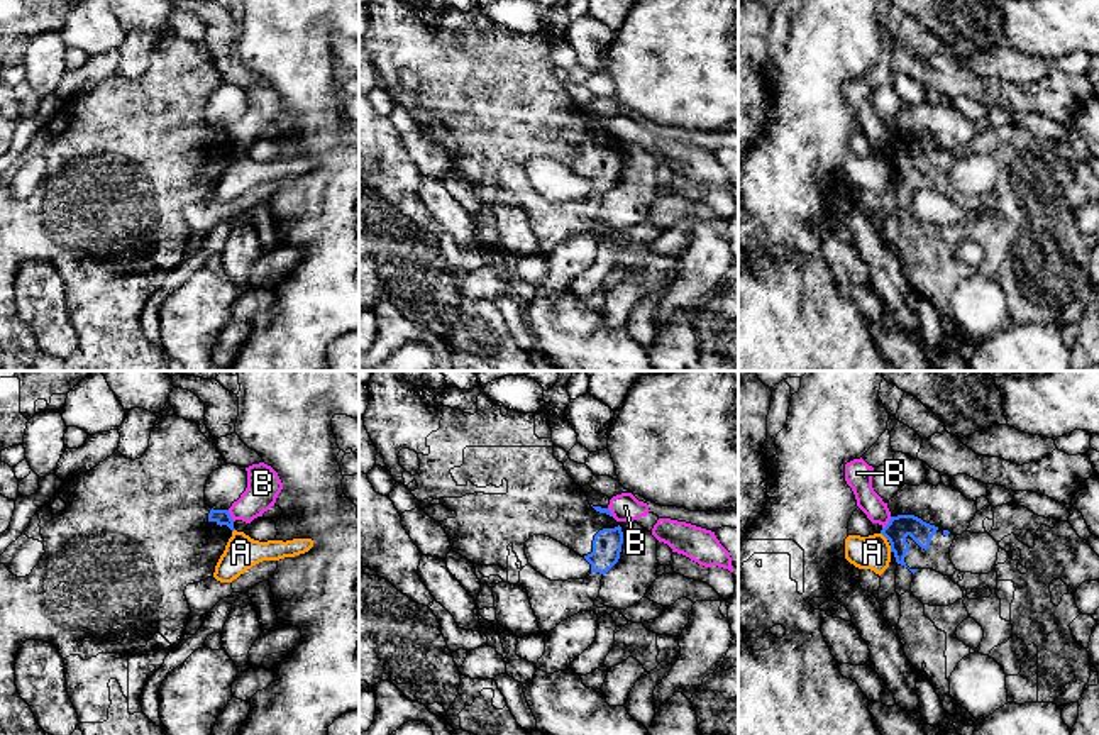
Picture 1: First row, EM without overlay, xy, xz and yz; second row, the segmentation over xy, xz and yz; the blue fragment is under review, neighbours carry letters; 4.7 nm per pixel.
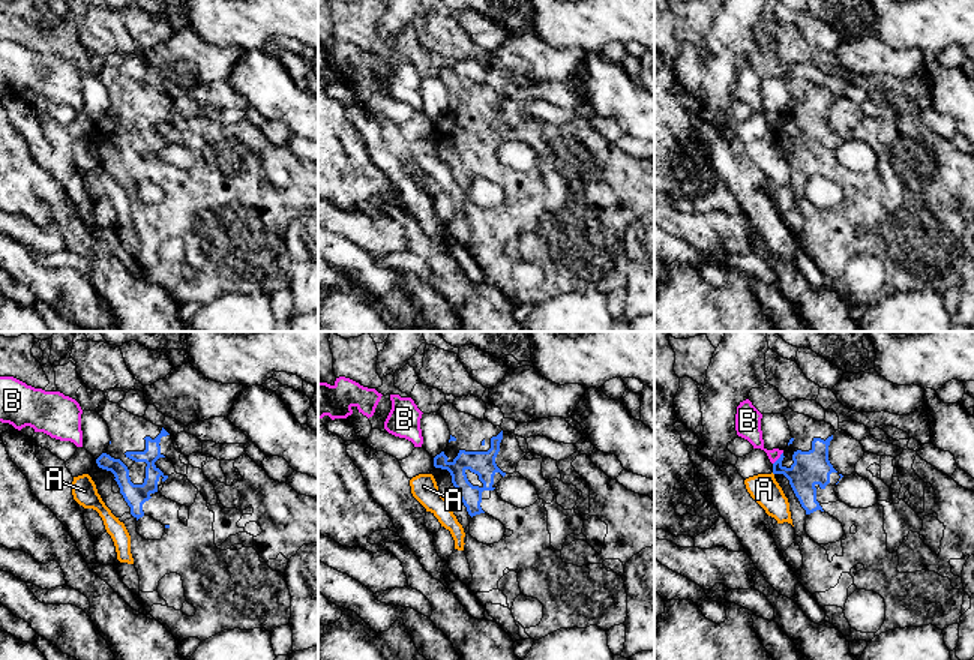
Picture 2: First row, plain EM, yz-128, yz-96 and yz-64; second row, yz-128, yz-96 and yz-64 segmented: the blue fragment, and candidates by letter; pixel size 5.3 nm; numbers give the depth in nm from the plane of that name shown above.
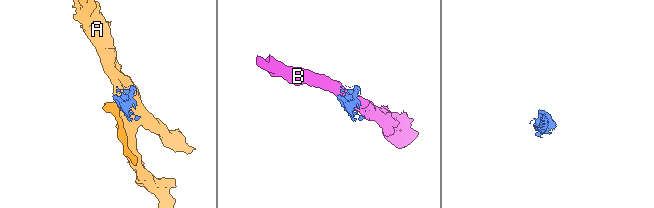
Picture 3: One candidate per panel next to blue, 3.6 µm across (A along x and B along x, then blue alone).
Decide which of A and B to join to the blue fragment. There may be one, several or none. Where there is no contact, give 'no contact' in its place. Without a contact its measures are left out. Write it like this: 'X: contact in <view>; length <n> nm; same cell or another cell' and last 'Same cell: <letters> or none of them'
A: contact in yz; length 50 nm; another cell
B: contact in yz; length 80 nm; another cell
Same cell: none of them

